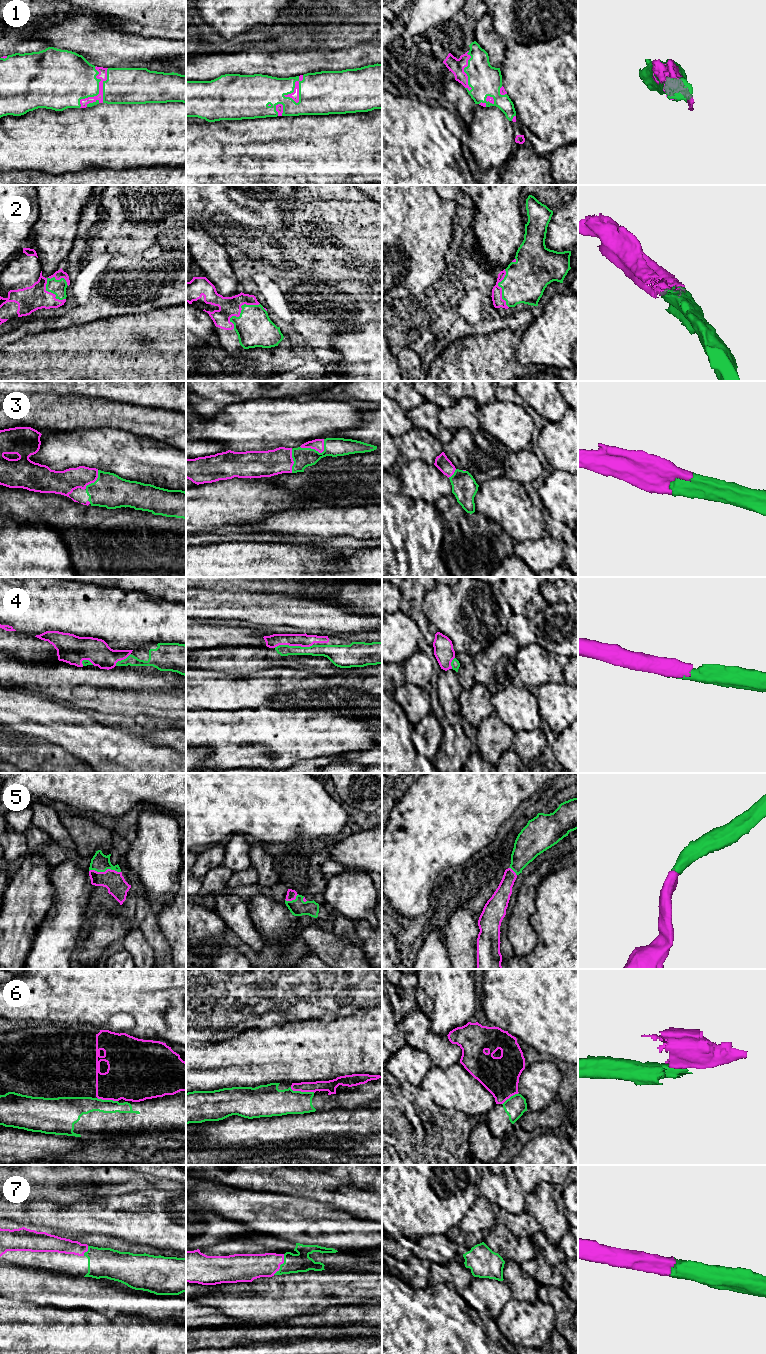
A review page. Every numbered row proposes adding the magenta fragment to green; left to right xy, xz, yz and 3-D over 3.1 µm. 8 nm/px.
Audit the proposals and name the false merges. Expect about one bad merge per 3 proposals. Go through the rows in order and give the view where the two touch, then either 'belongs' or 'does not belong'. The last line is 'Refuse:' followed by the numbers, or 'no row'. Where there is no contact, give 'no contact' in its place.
1: meets green in xy; belongs
2: meets green in xy; belongs
3: meets green in xz; belongs
4: meets green in xz; belongs
5: meets green in xy; belongs
6: meets green in xz; does not belong
7: meets green in xz; belongs
Refuse: 6

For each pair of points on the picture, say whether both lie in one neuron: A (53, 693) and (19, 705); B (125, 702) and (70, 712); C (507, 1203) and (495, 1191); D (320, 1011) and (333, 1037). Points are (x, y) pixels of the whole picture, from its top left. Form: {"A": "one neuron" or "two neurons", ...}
{"A": "two neurons", "B": "two neurons", "C": "one neuron", "D": "two neurons"}

